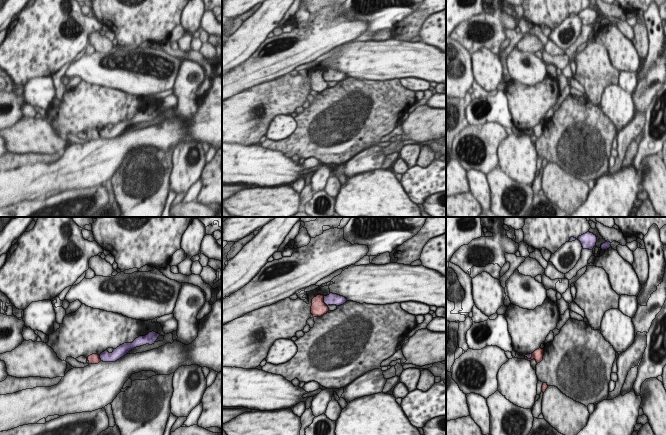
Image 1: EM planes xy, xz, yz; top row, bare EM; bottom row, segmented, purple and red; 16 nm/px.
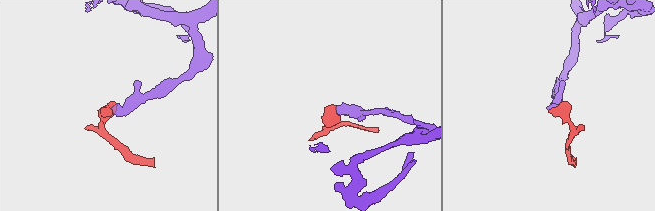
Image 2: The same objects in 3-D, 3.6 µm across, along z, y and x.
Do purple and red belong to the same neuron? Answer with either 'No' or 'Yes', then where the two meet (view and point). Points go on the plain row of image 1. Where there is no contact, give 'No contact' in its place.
No. Touches purple at xz (324, 77)

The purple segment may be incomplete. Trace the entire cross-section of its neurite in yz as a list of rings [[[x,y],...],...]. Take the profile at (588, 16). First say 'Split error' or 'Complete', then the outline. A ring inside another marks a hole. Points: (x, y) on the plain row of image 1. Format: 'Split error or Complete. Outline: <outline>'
Complete. Outline: [[[587,8],[578,13],[581,18],[583,25],[593,26],[597,18],[597,13],[593,9]]]

